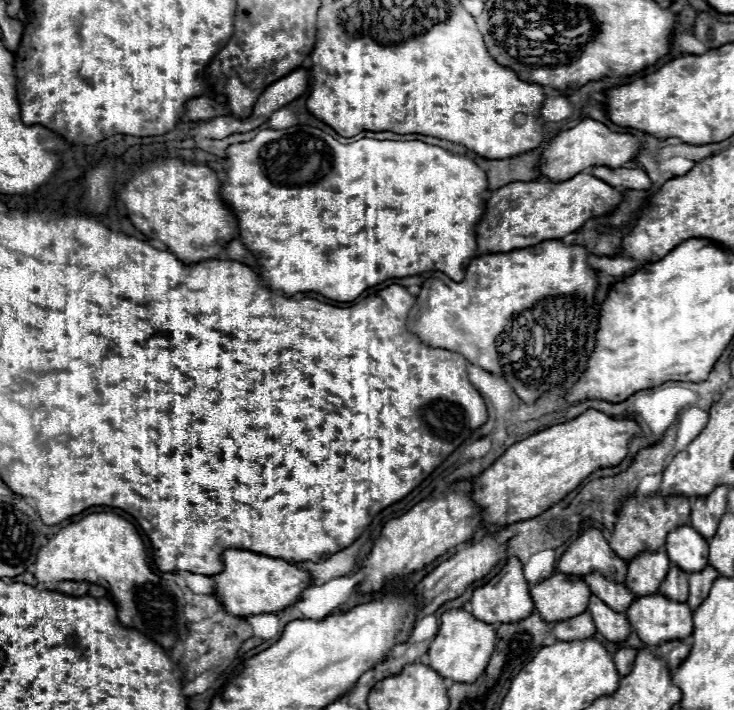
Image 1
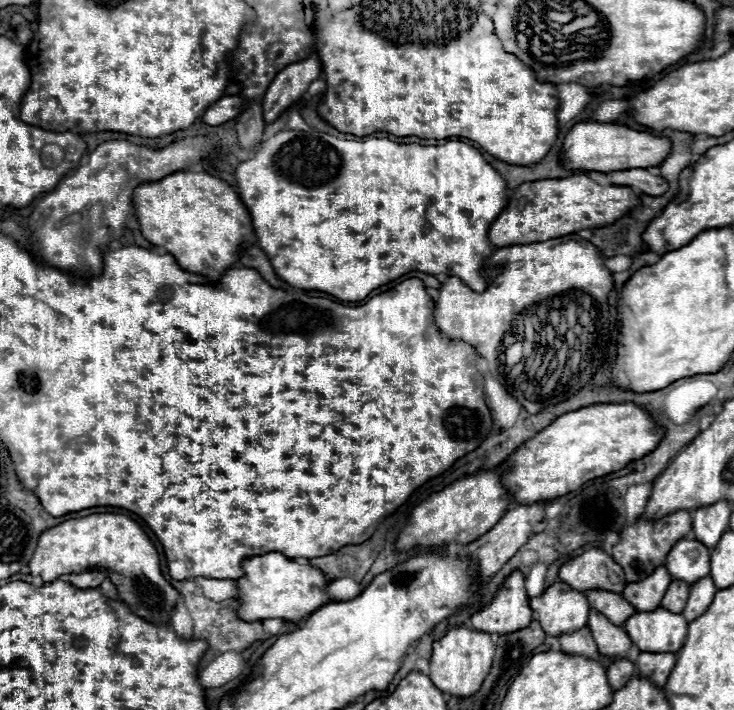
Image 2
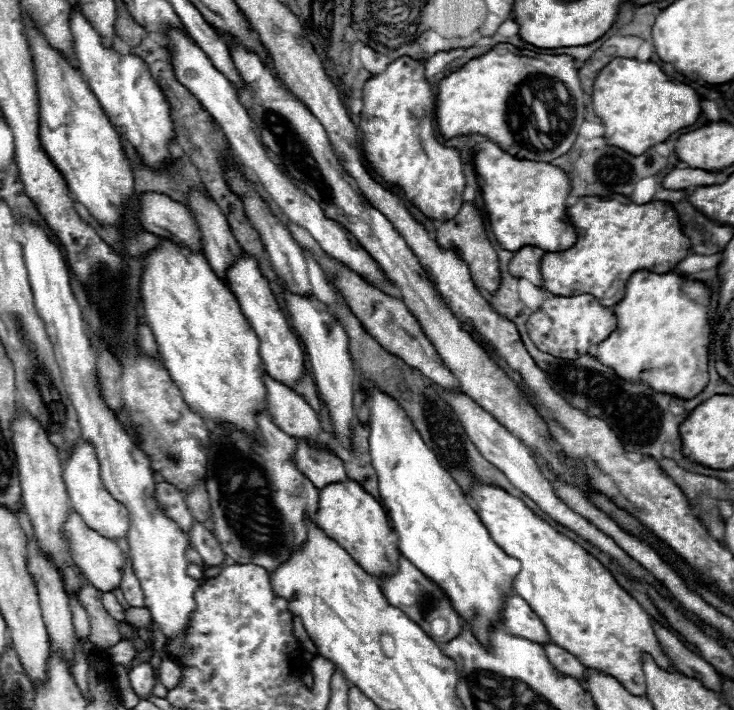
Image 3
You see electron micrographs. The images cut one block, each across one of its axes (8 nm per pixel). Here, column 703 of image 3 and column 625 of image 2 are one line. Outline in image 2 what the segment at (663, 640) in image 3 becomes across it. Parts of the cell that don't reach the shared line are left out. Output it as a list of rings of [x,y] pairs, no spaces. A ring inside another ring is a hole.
[[[622,658],[622,660],[616,660],[608,668],[608,682],[610,682],[610,686],[614,690],[618,690],[618,688],[622,688],[632,678],[632,674],[634,674],[634,664],[630,660]]]

